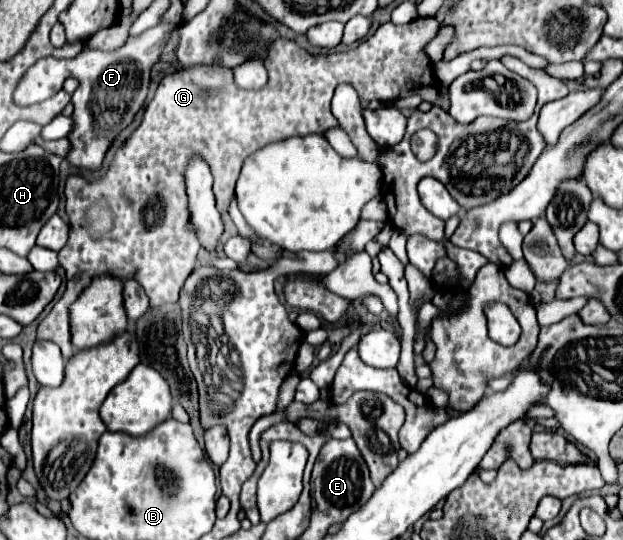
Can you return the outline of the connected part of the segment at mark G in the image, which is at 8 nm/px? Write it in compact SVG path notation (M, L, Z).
M416 18L408 24L394 26L392 22L380 26L374 36L360 42L352 50L328 52L312 56L302 50L294 40L278 38L270 44L266 52L266 68L268 82L264 90L242 90L234 82L234 72L226 66L214 62L212 66L190 66L190 70L176 70L162 78L158 84L156 96L148 104L144 112L144 120L140 128L128 138L126 146L116 154L110 170L96 182L88 182L80 176L70 176L66 182L66 214L70 218L70 238L66 246L58 252L60 266L66 270L66 294L58 304L50 310L50 314L38 326L40 340L52 340L60 346L62 356L68 360L74 354L70 342L70 320L68 306L80 296L80 292L90 284L90 280L102 272L110 272L122 280L134 278L148 294L150 306L162 306L168 302L176 302L184 280L190 276L196 264L198 240L188 230L188 194L186 194L186 178L184 170L190 158L202 158L214 176L214 196L216 208L220 212L228 212L230 200L234 198L234 186L240 174L242 162L258 148L290 138L290 136L308 136L320 134L324 136L328 130L336 128L336 118L330 112L330 100L340 84L350 84L362 102L380 100L392 102L402 96L418 94L420 98L430 102L432 106L440 106L448 112L450 98L442 94L434 82L432 62L426 56L424 48L438 34L436 18Z

